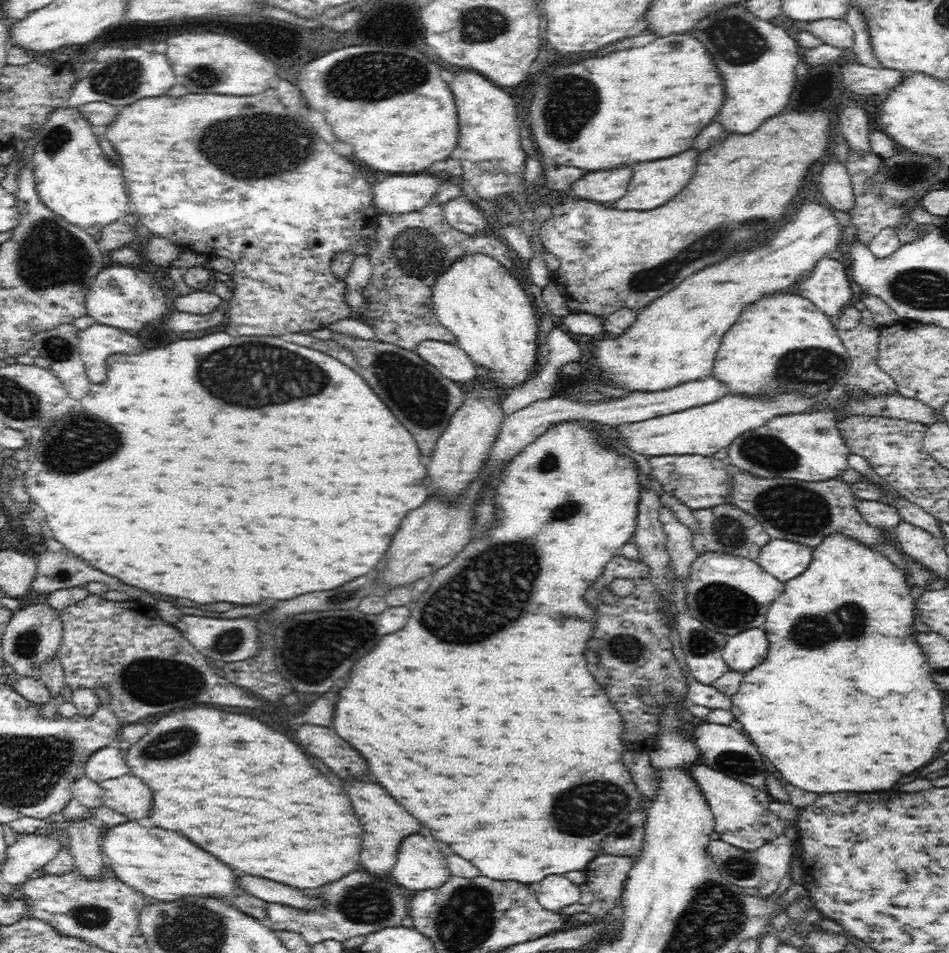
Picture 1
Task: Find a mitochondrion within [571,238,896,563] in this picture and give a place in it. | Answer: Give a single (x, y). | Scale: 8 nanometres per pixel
(796, 510)

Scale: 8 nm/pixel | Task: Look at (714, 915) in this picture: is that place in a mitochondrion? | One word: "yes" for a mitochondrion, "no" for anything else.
yes

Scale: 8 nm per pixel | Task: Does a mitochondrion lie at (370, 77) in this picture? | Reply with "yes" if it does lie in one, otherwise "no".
yes

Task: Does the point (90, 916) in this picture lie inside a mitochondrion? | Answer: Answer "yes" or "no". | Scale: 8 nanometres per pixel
yes

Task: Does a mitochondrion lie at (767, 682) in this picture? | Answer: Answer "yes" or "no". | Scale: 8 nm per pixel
no

